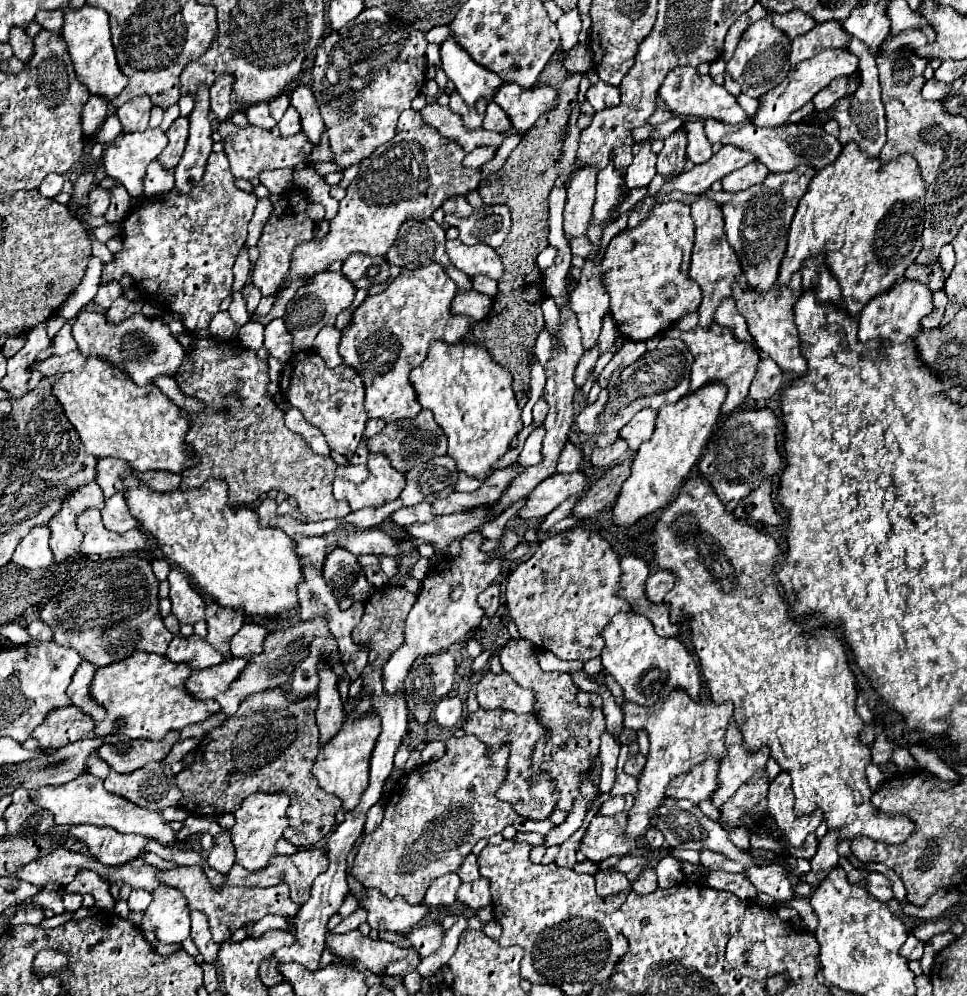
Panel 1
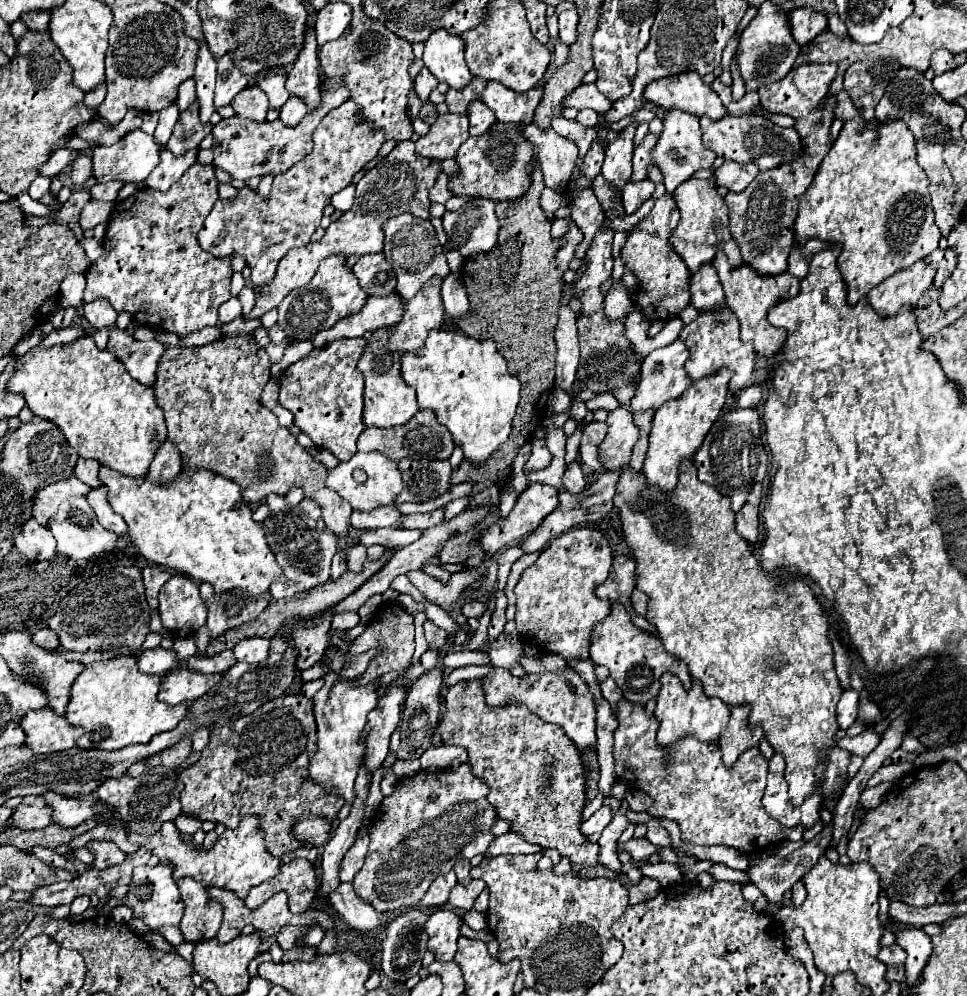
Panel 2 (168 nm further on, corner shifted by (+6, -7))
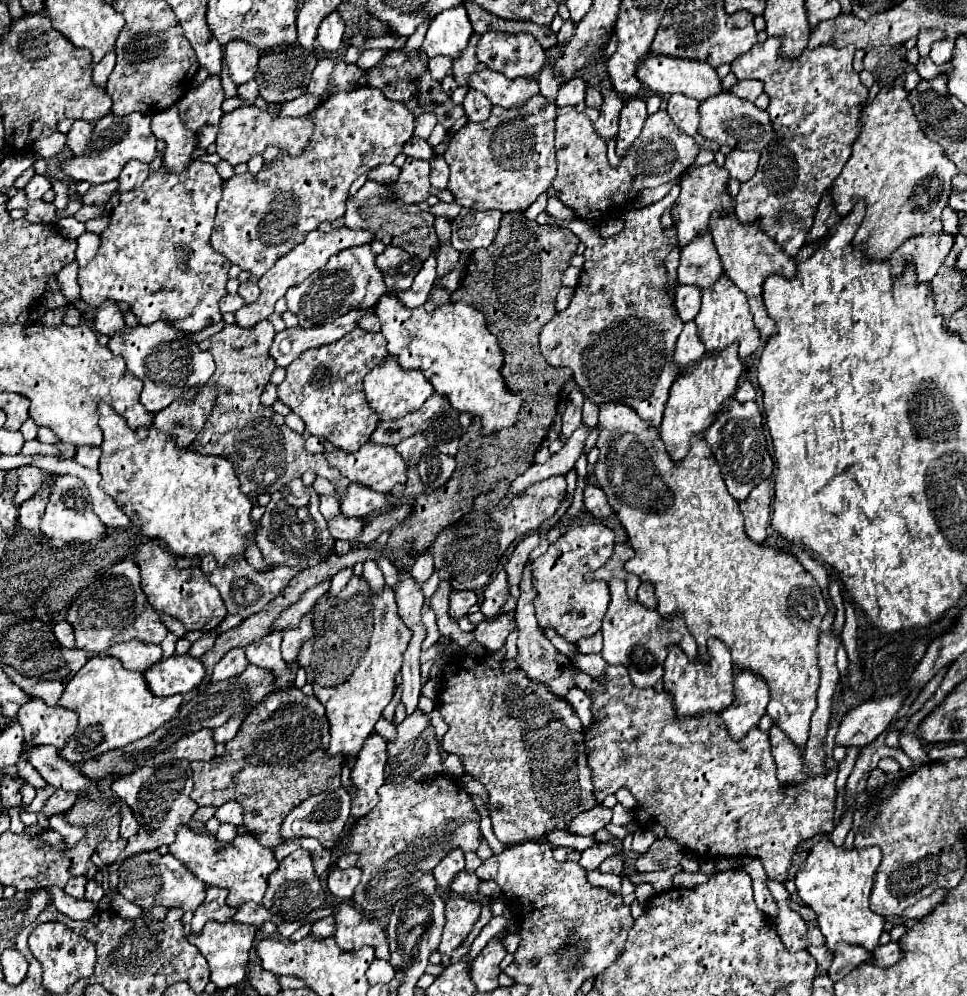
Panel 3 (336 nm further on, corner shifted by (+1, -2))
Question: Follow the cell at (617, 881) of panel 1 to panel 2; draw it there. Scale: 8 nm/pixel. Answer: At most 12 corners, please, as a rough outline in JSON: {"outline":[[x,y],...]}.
{"outline":[[480,680],[446,692],[444,744],[512,832],[598,864],[572,740]]}

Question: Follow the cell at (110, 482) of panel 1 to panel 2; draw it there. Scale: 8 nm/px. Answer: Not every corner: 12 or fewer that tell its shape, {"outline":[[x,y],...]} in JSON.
{"outline":[[80,458],[74,476],[90,488],[100,488],[100,464]]}

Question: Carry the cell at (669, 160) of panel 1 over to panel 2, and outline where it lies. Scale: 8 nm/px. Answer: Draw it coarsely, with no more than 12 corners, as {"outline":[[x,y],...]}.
{"outline":[[674,194],[656,200],[620,250],[646,320],[676,318],[690,272],[670,236]]}

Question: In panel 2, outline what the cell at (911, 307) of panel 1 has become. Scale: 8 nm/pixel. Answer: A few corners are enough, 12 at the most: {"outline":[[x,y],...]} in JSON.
{"outline":[[924,260],[868,292],[880,318],[916,306],[936,268]]}

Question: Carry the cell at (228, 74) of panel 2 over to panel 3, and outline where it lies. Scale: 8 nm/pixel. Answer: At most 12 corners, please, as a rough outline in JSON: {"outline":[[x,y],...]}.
{"outline":[[247,41],[227,43],[227,63],[235,85],[257,73],[261,53]]}

